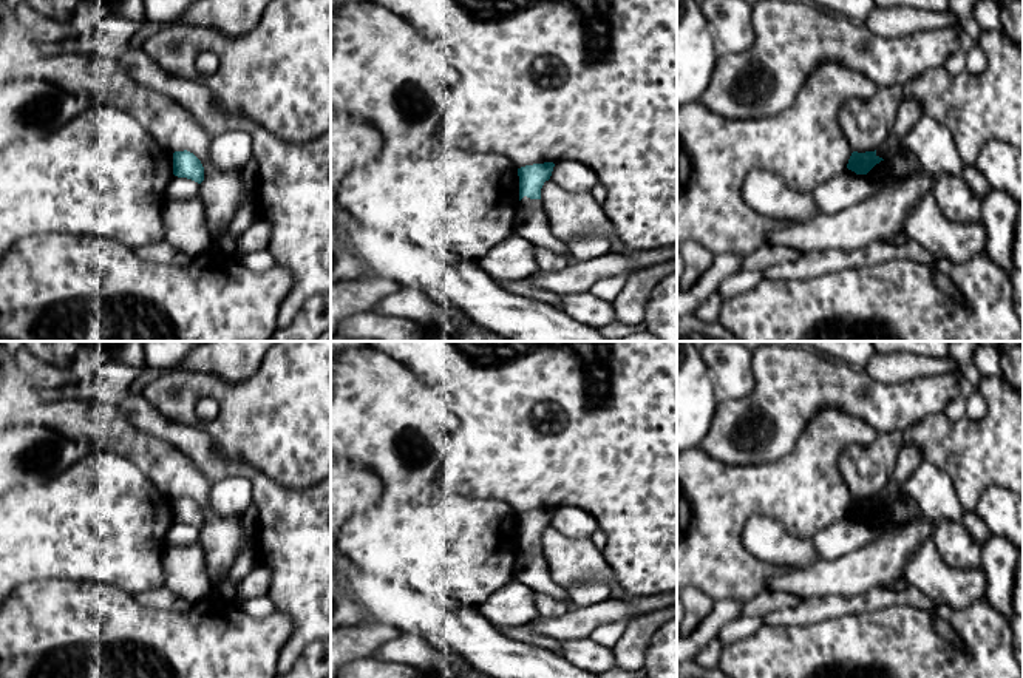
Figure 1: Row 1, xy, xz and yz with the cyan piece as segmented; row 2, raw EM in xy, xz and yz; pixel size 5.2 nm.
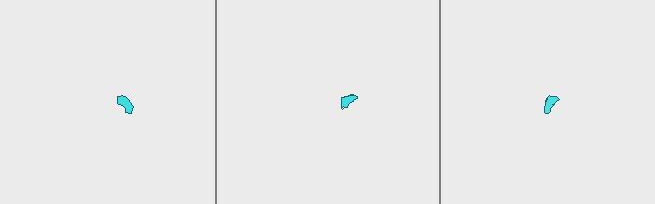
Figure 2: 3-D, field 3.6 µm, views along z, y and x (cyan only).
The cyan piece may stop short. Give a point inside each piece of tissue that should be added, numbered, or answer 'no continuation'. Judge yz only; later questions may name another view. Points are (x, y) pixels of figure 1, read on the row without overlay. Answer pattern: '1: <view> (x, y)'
1: yz (909, 457)

